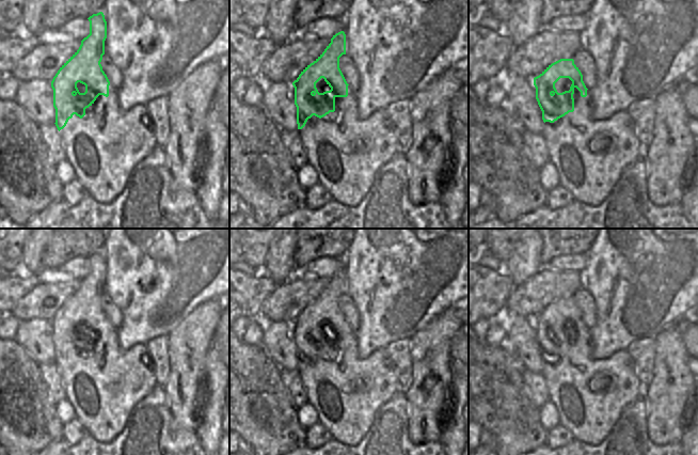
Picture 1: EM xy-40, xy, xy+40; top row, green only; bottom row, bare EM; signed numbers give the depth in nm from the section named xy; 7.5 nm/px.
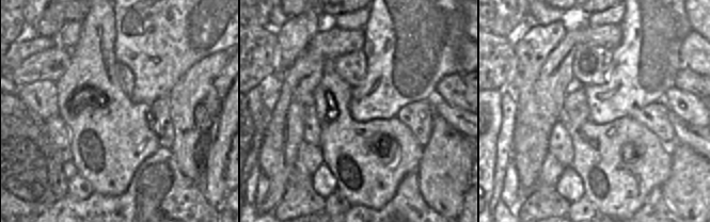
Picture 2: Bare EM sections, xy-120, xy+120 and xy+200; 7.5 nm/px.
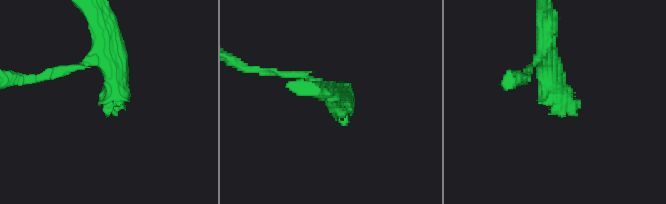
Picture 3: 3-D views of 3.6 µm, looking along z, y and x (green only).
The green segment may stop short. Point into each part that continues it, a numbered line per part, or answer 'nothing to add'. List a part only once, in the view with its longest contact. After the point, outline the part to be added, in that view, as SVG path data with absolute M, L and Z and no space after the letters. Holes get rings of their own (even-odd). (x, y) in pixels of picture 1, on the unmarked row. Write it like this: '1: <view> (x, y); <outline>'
1: xy (346, 391); M348 325L348 335L347 336L335 336L335 350L330 351L326 356L319 358L313 355L307 359L305 365L302 368L297 370L301 376L305 393L307 395L307 403L316 410L318 414L318 422L331 434L332 438L345 445L358 445L361 440L367 434L378 410L390 401L393 395L400 391L399 380L397 378L397 367L393 363L388 352L385 349L377 349L370 356L365 359L359 357L359 346L356 344L356 335L352 328Z

